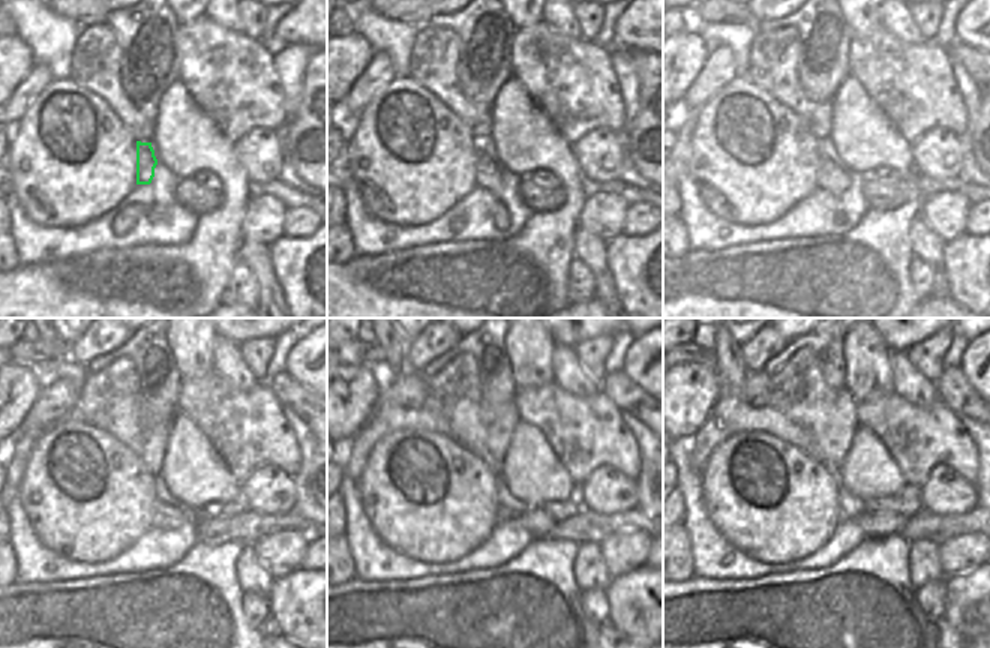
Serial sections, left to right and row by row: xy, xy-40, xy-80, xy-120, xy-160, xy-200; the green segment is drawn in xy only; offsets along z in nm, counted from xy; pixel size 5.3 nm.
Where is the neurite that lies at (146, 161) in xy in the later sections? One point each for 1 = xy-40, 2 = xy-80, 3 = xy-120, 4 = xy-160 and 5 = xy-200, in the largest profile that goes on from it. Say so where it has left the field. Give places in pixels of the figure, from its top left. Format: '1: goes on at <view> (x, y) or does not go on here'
1: goes on at xy-40 (486, 168)
2: goes on at xy-80 (831, 179)
3: goes on at xy-120 (164, 516)
4: goes on at xy-160 (537, 521)
5: goes on at xy-200 (875, 524)

